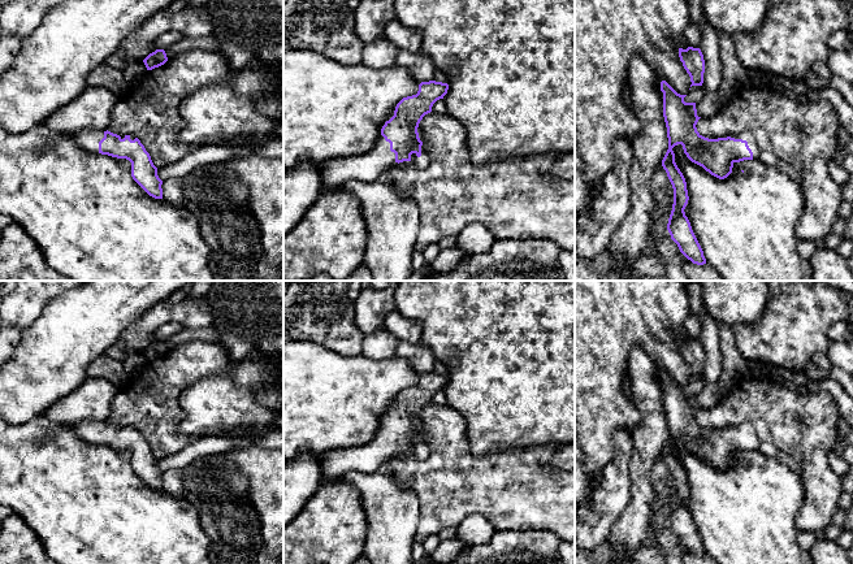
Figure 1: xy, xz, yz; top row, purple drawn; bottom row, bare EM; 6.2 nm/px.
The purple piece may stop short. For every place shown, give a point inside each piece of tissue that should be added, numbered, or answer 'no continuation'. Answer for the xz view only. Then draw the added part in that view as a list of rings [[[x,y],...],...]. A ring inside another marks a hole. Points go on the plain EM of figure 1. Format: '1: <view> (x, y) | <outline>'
1: xz (367, 459) | [[[378,426],[374,439],[364,446],[335,448],[317,456],[324,482],[334,483],[351,472],[372,474],[399,455],[395,452],[395,444],[390,442],[390,434]]]

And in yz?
1: yz (745, 426) | [[[742,422],[740,426],[731,428],[731,429],[746,431],[749,439],[753,443],[753,451],[758,451],[759,450],[762,443],[759,442],[753,426],[749,422]]]

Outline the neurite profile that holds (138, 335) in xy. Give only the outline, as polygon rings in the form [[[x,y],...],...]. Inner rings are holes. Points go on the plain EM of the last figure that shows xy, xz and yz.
[[[191,299],[178,304],[164,300],[130,324],[107,353],[113,360],[124,360],[130,351],[144,351],[157,340],[155,331],[173,321],[179,322],[185,329],[204,329],[211,326],[212,316],[208,309]]]

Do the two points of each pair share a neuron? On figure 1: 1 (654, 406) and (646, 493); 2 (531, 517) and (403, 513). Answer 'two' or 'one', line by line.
1: one
2: two

